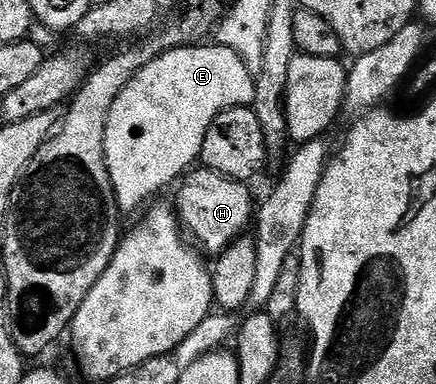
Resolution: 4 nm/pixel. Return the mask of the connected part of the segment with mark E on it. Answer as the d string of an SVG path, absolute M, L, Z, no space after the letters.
M211 45L167 51L145 65L145 69L141 69L141 73L137 73L125 89L121 89L121 97L113 101L113 109L109 109L109 121L105 125L105 161L120 212L146 208L158 191L165 190L179 174L178 179L192 166L191 162L199 159L205 133L209 133L209 125L213 125L217 116L234 107L253 103L256 76L249 73L243 58L233 53L233 49L207 46Z

